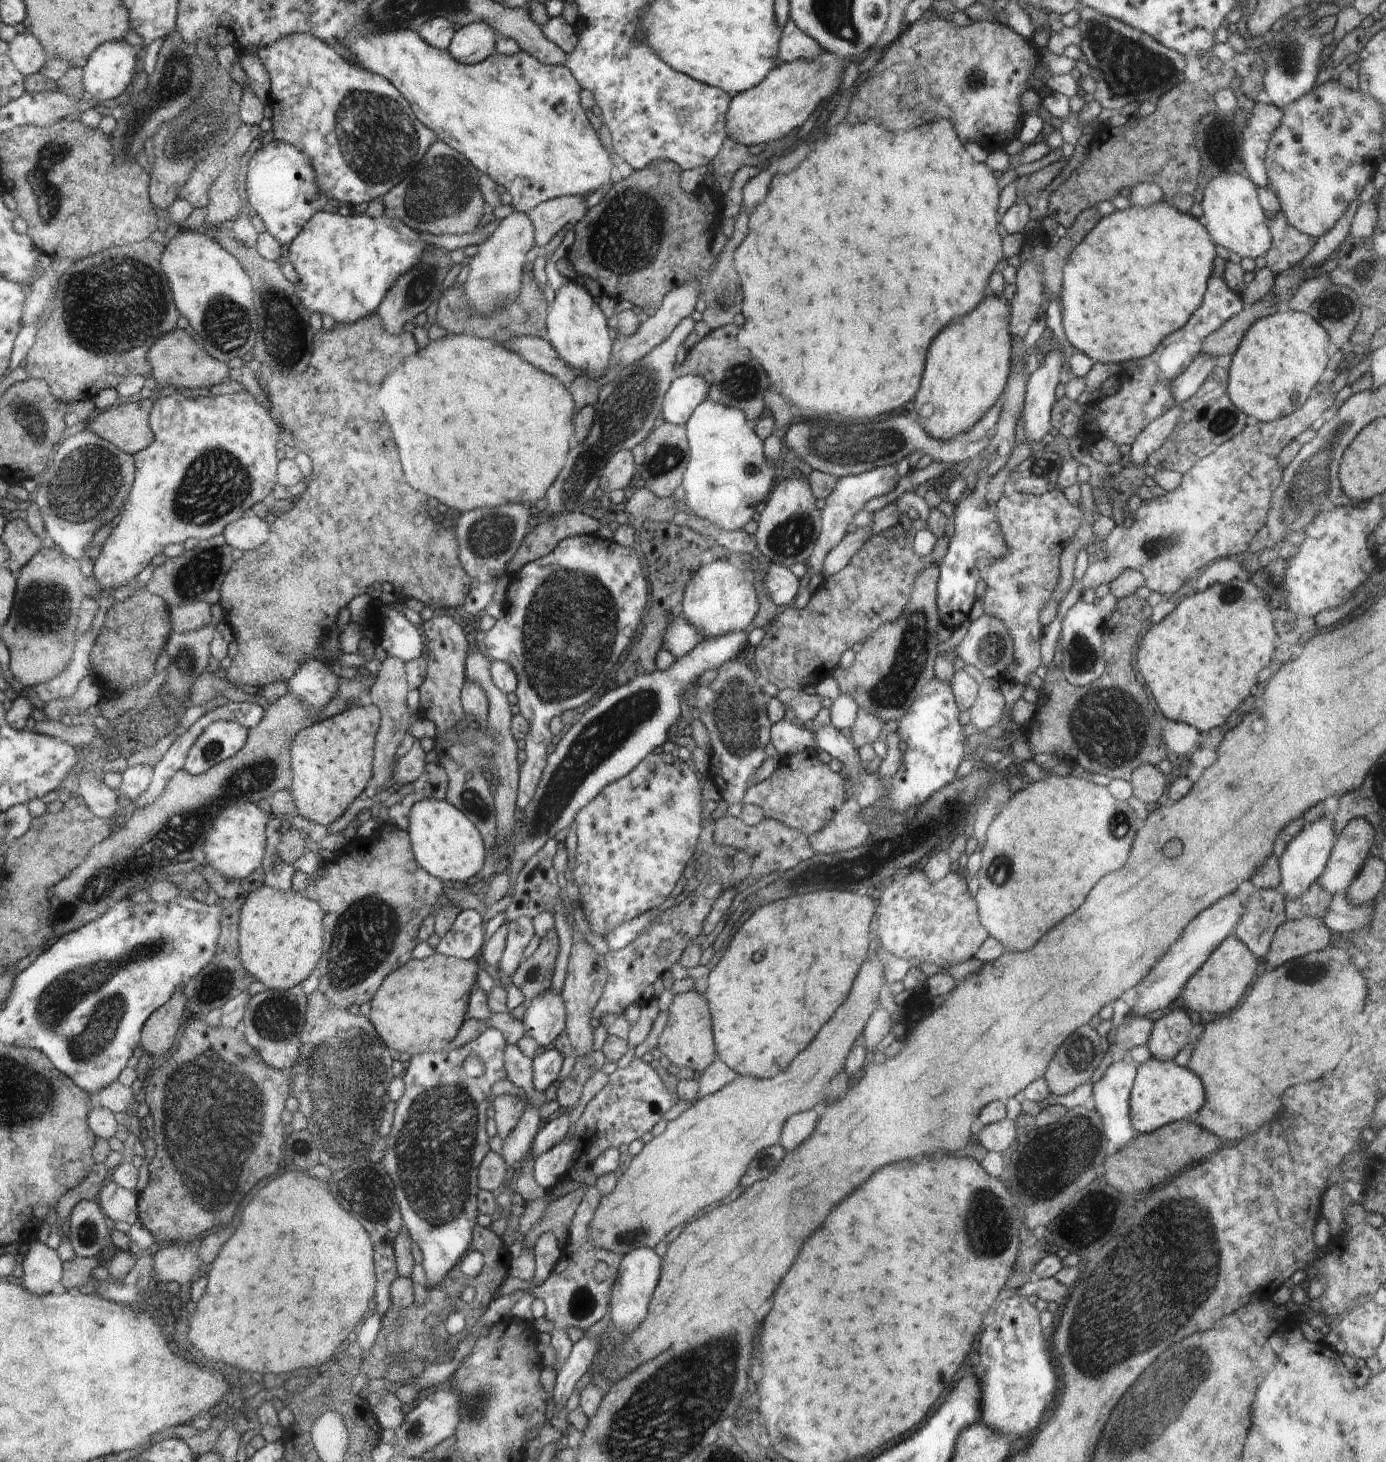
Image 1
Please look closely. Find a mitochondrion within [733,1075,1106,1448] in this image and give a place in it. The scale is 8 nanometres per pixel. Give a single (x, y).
(1051, 1164)

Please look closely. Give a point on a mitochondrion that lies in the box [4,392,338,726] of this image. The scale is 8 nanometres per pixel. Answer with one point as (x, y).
(89, 480)

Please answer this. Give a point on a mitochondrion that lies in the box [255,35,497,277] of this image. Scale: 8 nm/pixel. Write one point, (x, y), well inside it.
(377, 140)

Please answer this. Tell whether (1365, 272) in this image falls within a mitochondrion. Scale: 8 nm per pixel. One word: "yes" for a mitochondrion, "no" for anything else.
yes

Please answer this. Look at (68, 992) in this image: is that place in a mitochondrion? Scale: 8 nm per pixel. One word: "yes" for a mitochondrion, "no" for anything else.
yes

